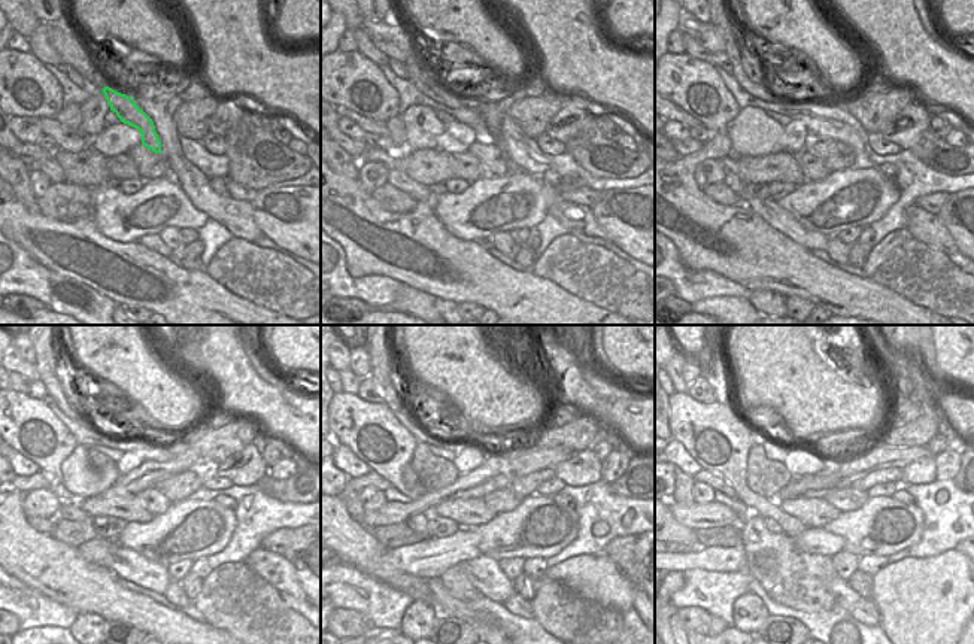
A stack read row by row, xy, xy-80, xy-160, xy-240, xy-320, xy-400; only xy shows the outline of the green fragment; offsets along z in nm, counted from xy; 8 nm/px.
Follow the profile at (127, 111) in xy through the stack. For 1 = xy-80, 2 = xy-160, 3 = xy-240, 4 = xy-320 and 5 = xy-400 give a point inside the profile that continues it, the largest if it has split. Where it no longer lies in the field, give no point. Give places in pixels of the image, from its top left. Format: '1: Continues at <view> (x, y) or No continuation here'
1: Continues at xy-80 (424, 79)
2: Continues at xy-160 (755, 84)
3: Continues at xy-240 (49, 362)
4: Continues at xy-320 (381, 358)
5: Continues at xy-400 (713, 360)

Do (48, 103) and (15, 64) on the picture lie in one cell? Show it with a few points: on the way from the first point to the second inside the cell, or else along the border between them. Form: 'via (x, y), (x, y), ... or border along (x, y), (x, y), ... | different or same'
via (38, 94), (20, 75) | same

